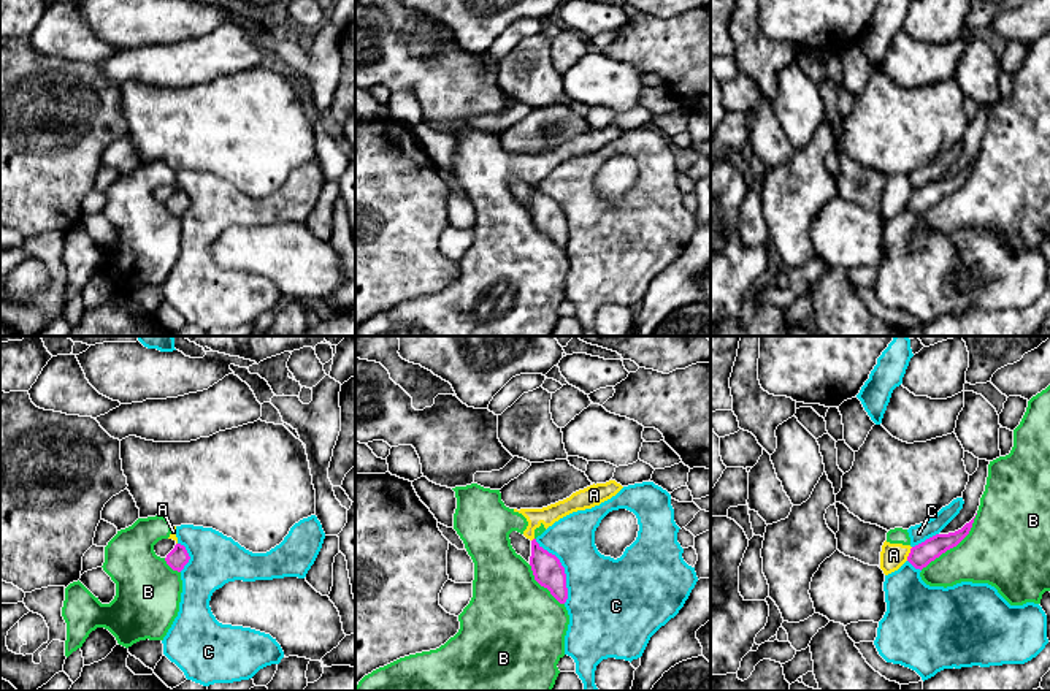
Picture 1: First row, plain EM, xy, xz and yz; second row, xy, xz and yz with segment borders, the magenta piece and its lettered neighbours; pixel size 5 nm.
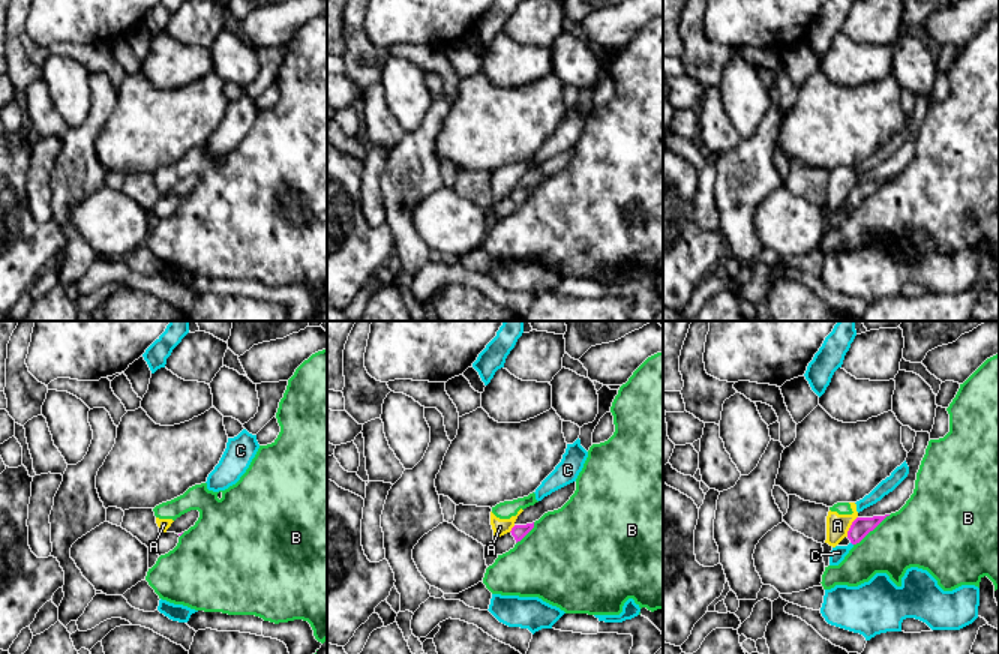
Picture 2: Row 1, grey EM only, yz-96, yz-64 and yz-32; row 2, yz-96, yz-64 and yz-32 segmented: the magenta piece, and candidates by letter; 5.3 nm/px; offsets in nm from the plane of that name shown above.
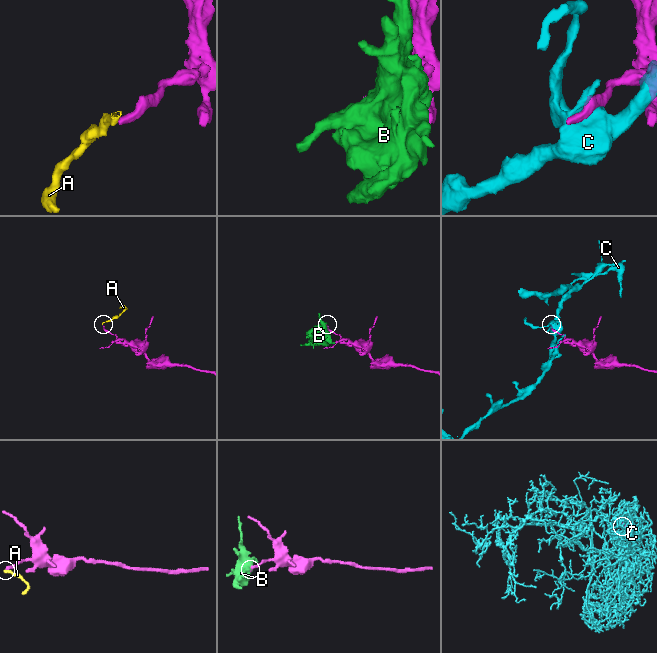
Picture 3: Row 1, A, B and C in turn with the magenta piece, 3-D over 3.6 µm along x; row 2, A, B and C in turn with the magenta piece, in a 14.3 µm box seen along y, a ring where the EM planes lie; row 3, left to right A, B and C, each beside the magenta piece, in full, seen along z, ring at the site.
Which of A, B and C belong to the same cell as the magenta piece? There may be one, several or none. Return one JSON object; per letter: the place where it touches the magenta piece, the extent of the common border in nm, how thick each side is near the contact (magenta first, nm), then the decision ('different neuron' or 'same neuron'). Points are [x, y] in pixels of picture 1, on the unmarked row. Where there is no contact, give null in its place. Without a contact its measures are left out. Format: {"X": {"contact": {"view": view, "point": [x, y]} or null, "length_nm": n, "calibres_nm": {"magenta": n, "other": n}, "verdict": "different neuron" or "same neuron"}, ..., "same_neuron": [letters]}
{"A": {"contact": {"view": "yz", "point": [909, 198]}, "length_nm": 80, "calibres_nm": {"magenta": 120, "other": 130}, "verdict": "different neuron"}, "B": {"contact": {"view": "yz", "point": [954, 190]}, "length_nm": 400, "calibres_nm": {"magenta": 120, "other": 380}, "verdict": "different neuron"}, "C": {"contact": {"view": "xz", "point": [563, 214]}, "length_nm": 360, "calibres_nm": {"magenta": 150, "other": 380}, "verdict": "different neuron"}, "same_neuron": []}

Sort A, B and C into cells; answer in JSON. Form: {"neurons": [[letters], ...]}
{"neurons": [["A", "B"], ["C"]]}

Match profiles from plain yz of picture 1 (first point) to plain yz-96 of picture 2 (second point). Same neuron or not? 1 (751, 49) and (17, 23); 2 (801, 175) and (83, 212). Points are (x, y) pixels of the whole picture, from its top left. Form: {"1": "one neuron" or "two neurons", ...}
{"1": "one neuron", "2": "two neurons"}

